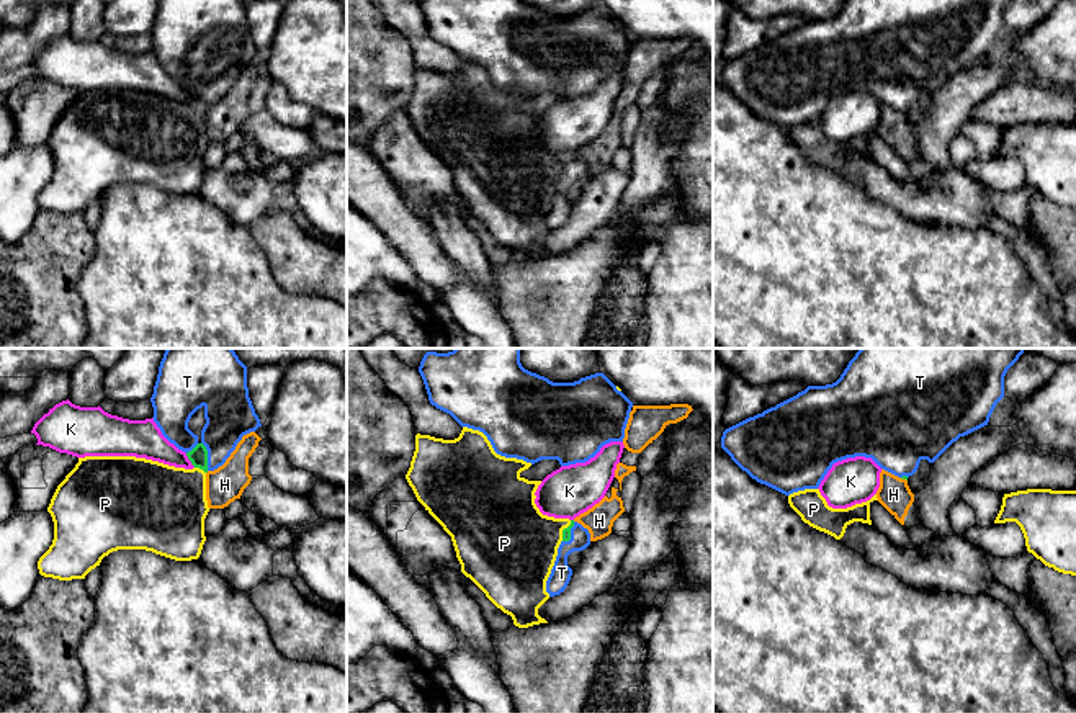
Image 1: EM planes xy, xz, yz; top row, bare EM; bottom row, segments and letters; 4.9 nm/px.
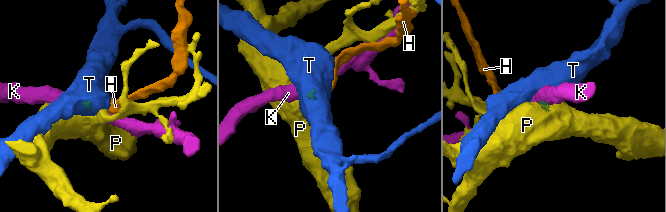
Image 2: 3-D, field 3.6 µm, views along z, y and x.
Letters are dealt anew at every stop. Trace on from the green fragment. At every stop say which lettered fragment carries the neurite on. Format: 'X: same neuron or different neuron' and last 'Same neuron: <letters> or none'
H: different neuron
K: different neuron
P: different neuron
T: same neuron
Same neuron: T

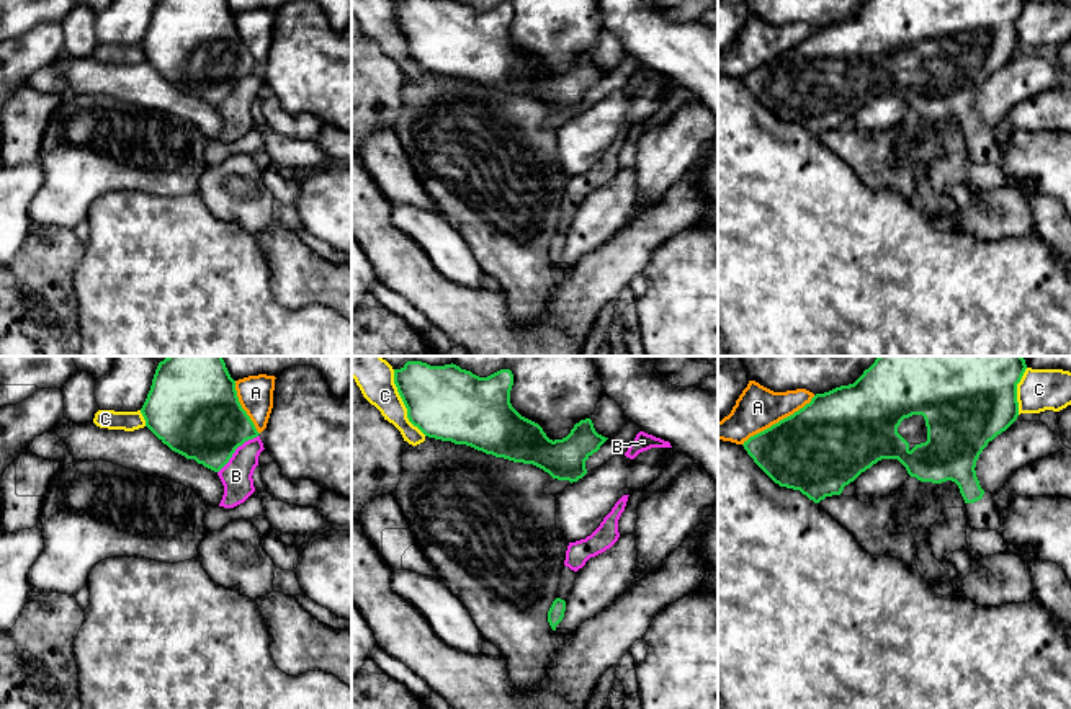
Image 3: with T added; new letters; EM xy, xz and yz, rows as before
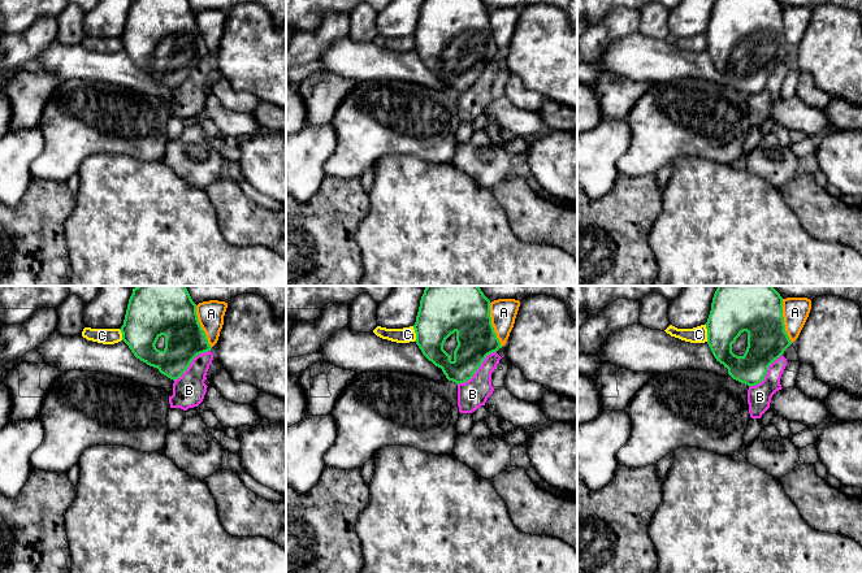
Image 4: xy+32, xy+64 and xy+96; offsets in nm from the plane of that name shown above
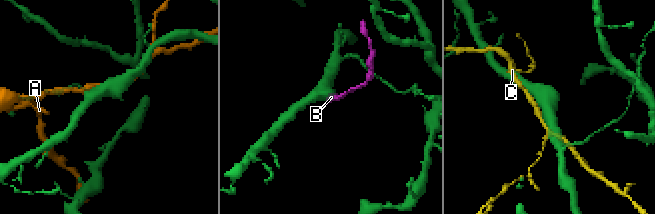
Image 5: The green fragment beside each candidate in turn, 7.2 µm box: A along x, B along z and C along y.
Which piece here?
A: different neuron
B: different neuron
C: different neuron
Same neuron: none

